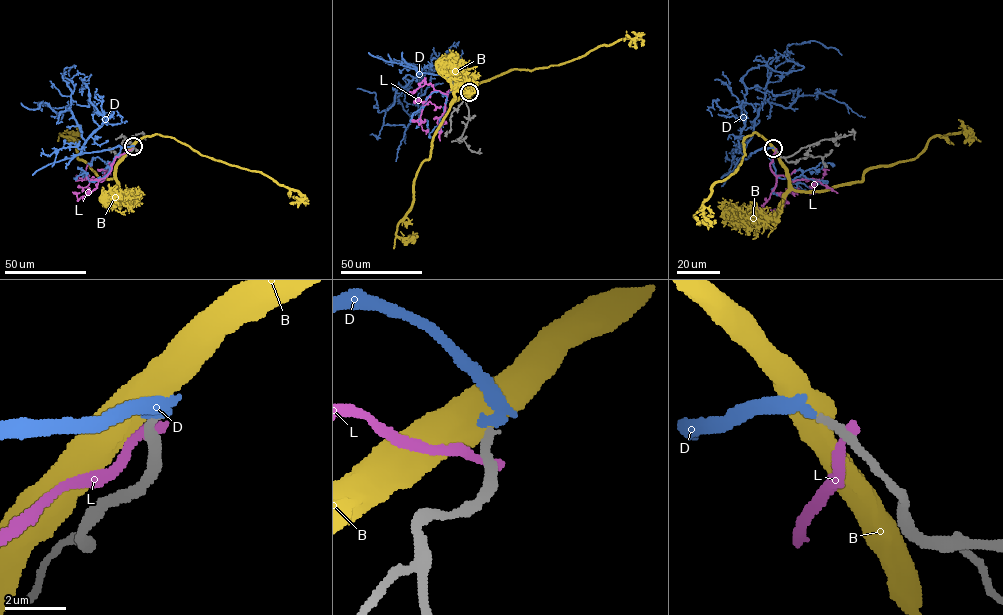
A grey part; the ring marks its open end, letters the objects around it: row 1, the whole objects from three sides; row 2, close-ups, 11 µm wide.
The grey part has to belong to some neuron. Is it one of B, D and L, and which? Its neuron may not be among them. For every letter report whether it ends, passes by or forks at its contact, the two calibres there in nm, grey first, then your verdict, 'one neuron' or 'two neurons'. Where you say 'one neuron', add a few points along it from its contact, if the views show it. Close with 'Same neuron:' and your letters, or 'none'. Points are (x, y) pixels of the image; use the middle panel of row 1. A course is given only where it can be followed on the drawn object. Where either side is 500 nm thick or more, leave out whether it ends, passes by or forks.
B: 320/850 nm | two neurons
D: it ends | 280/400 nm | one neuron | via (469, 92), (417, 69), (418, 76), (396, 92), (383, 120), (383, 124), (405, 128), (396, 161)
L: it ends | 400/380 nm | two neurons
Same neuron: D

